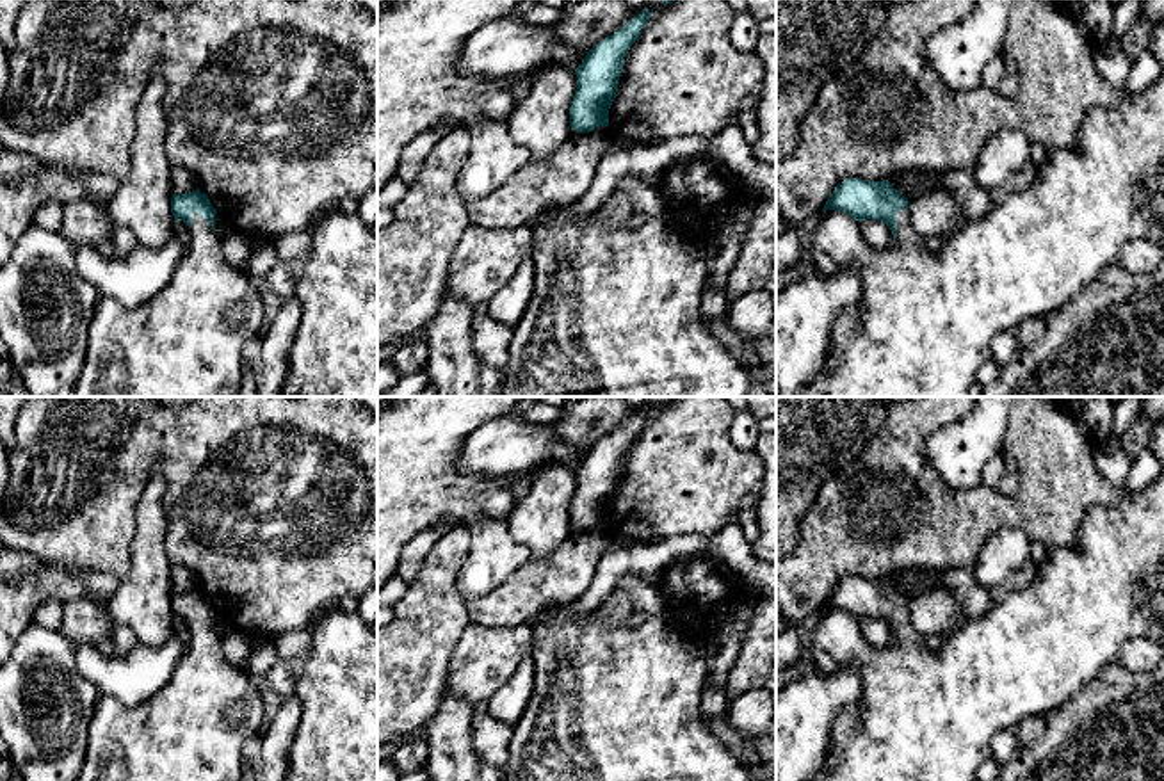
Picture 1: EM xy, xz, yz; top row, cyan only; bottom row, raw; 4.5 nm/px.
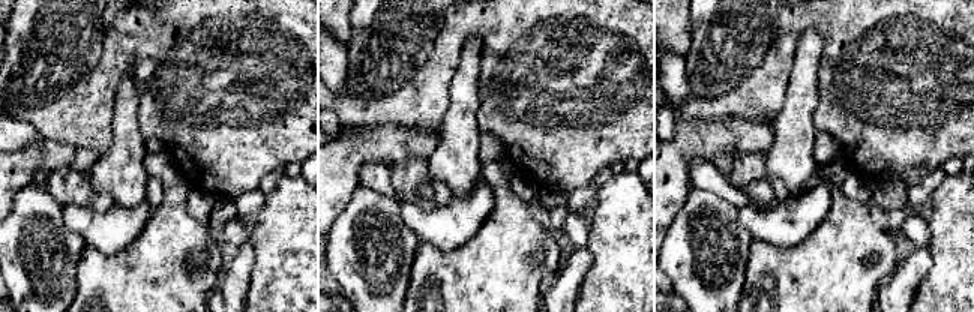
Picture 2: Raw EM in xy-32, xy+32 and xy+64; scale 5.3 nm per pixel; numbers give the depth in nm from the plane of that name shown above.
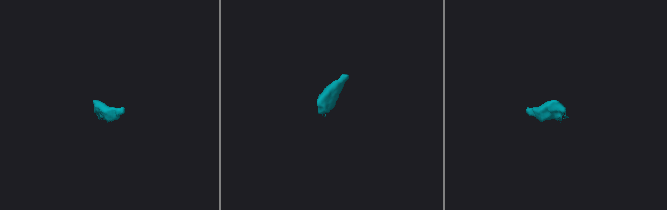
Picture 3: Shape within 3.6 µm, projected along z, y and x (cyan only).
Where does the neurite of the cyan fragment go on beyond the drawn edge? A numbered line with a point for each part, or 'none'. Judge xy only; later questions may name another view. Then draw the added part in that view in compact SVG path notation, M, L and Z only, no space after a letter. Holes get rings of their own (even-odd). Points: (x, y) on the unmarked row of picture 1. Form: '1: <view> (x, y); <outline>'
1: xy (202, 724); M192 610L190 644L173 676L144 703L125 706L100 696L77 781L242 781L263 726L262 683L228 662L222 640Z

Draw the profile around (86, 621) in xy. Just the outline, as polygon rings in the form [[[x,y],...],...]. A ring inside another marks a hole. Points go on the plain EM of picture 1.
[[[93,596],[64,605],[59,633],[75,648],[96,646],[116,655],[126,655],[137,646],[135,633],[126,626],[114,626],[107,605]]]

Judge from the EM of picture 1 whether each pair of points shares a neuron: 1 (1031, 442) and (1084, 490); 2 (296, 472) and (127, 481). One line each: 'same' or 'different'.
1: same
2: same

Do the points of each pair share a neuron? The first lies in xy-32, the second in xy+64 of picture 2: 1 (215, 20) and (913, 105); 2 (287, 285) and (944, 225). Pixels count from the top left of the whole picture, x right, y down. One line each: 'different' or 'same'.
1: same
2: same

